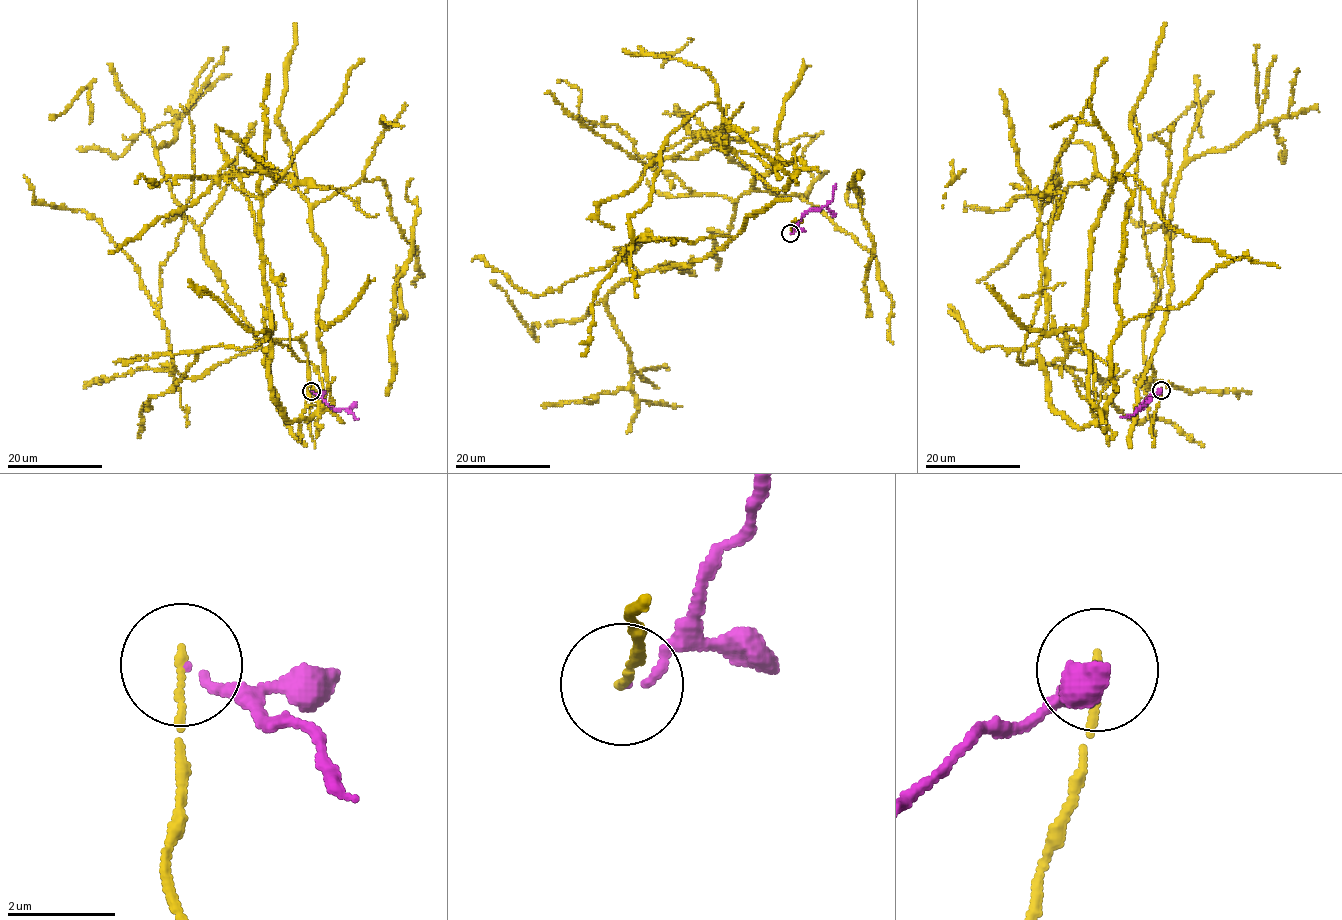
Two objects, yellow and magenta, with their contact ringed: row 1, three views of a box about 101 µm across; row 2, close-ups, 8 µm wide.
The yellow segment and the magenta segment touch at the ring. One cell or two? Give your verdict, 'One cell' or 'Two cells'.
Two cells

